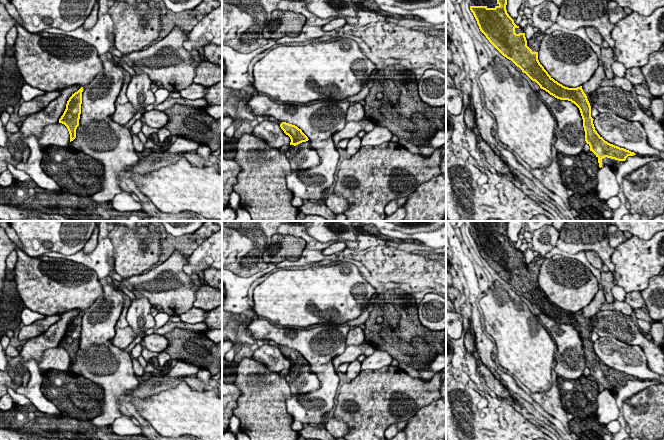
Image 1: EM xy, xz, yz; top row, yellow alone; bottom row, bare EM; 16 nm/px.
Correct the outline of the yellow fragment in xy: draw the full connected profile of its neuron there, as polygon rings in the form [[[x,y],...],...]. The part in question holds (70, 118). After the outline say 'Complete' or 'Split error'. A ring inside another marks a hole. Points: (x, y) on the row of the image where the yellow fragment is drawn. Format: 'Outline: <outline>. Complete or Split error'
Outline: [[[81,87],[77,92],[72,94],[66,104],[66,109],[59,119],[59,123],[64,124],[70,134],[70,142],[76,138],[76,129],[79,126],[79,119],[81,114],[82,104],[82,92]]]. Complete

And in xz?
Outline: [[[282,122],[280,124],[280,127],[284,131],[284,133],[290,137],[290,145],[296,146],[302,142],[309,140],[308,137],[302,132],[302,130],[295,125]]]. Complete

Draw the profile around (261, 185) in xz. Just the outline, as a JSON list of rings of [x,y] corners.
[[[245,133],[238,140],[233,159],[241,167],[233,191],[240,196],[240,207],[249,212],[252,221],[297,221],[300,212],[291,203],[294,194],[287,188],[285,178],[291,167],[279,148],[271,148],[262,139]]]

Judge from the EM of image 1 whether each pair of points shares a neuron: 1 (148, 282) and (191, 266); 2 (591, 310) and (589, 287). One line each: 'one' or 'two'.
1: two
2: two

